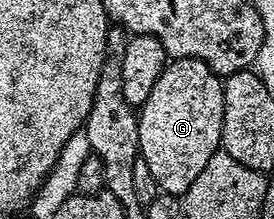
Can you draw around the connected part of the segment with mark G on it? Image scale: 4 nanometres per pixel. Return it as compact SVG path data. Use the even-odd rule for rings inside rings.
M193 57L169 60L150 99L138 109L140 160L150 166L160 192L183 195L198 179L202 167L210 163L210 155L220 149L223 110L224 82L211 67Z

